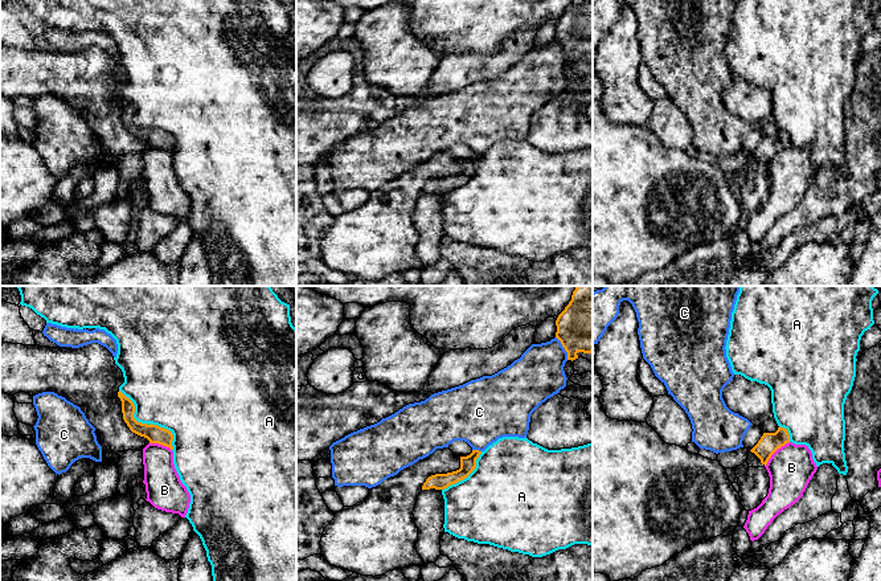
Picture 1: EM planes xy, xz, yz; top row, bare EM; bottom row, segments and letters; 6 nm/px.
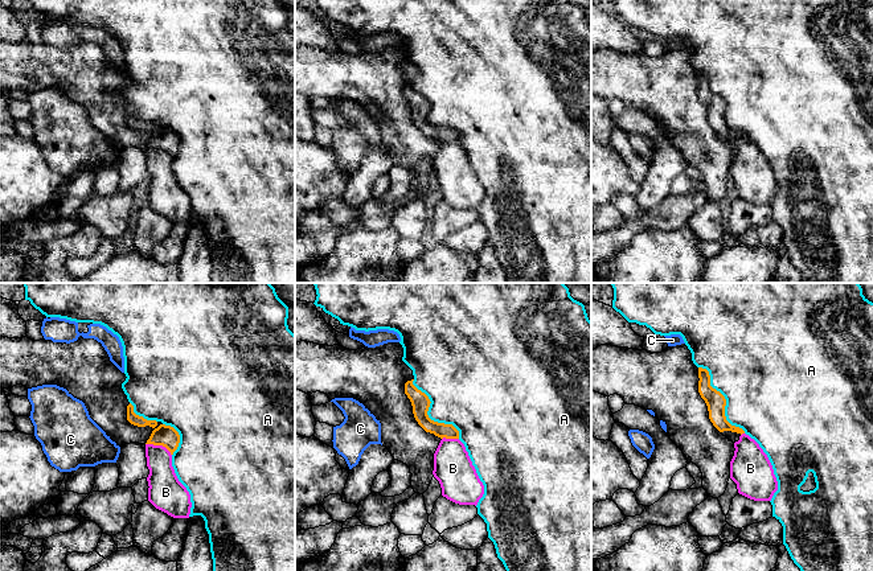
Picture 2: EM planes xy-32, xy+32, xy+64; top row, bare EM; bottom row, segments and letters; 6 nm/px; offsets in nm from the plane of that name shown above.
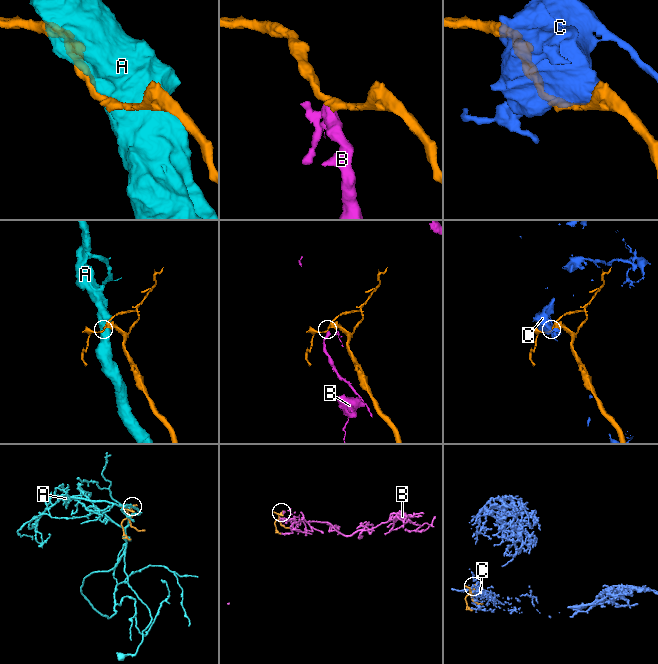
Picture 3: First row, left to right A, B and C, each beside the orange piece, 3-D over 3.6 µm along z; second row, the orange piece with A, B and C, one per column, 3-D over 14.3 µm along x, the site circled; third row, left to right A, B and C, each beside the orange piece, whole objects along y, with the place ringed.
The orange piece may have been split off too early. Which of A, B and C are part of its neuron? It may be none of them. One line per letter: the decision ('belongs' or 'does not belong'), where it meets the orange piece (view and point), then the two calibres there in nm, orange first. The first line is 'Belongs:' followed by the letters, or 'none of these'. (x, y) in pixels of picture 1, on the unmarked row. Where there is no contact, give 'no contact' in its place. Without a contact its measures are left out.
Belongs: none of these
A: does not belong | xy (146, 127) | 110/460 nm
B: does not belong | yz (774, 155) | 120/280 nm
C: does not belong | xz (564, 50) | 340/300 nm

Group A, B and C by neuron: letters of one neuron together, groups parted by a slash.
A / B / C

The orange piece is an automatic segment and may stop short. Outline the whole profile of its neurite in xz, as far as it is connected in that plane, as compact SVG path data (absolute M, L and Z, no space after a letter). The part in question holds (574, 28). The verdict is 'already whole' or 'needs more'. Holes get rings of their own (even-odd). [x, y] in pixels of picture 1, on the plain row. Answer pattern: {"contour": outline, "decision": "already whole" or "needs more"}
{"contour": "M571 0L556 24L556 41L567 56L567 64L578 62L578 56L593 56L593 0Z", "decision": "already whole"}

